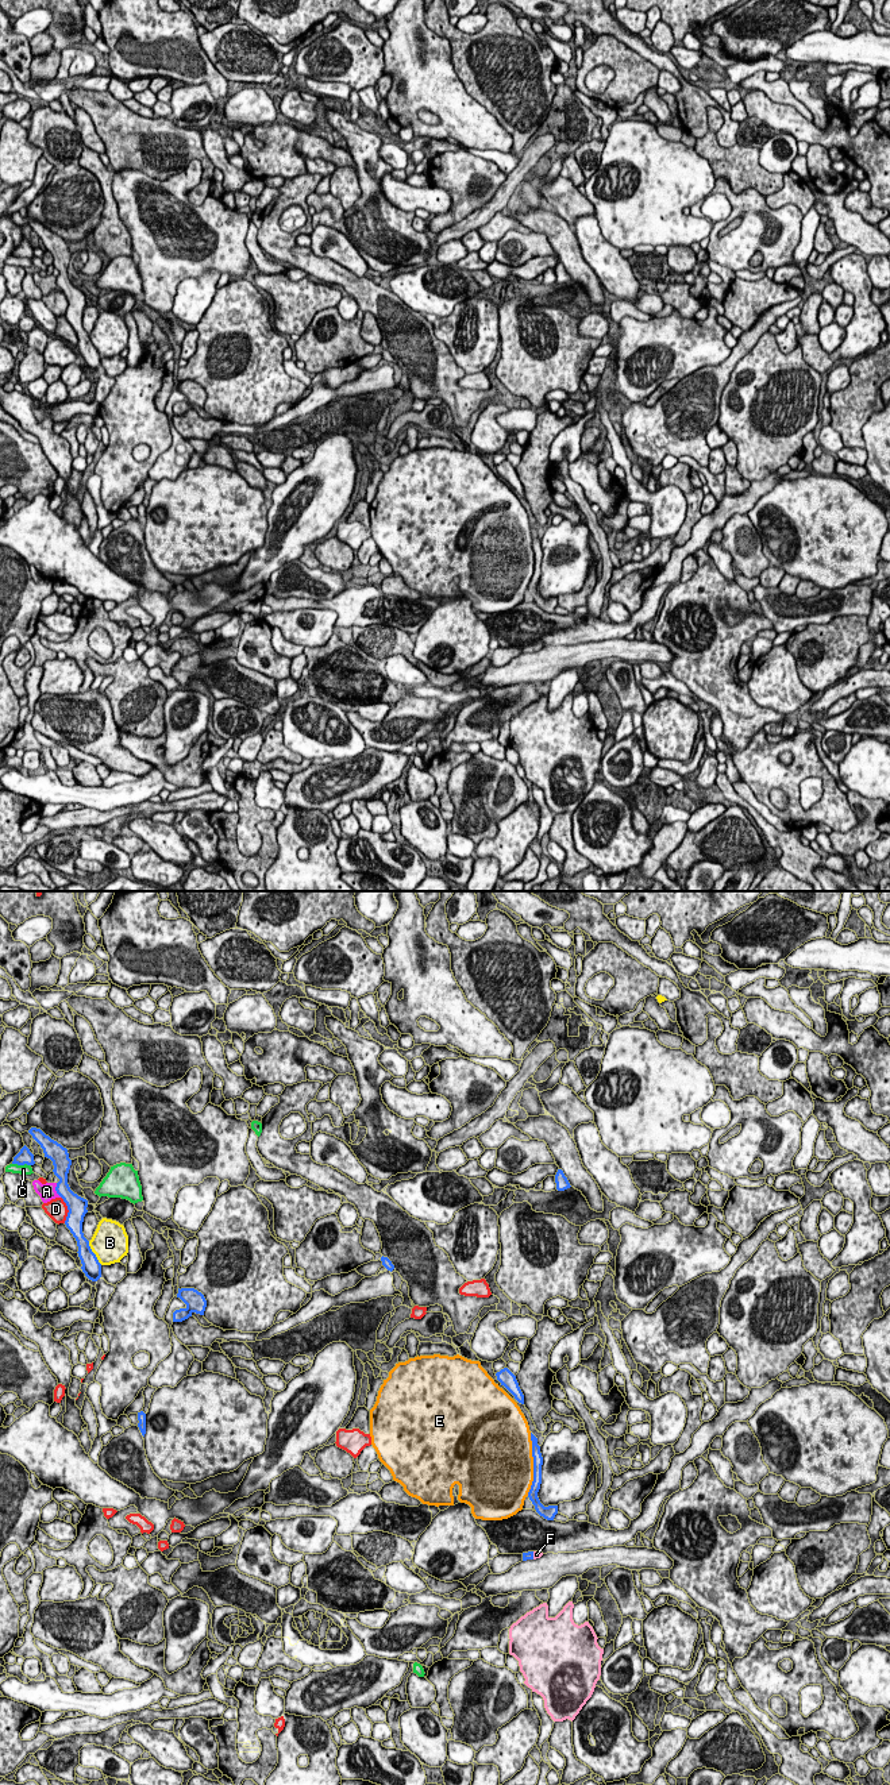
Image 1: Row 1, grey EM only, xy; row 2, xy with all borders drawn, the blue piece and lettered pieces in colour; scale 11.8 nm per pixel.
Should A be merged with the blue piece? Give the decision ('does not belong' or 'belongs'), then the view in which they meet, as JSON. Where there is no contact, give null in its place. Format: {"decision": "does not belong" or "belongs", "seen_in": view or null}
{"decision": "does not belong", "seen_in": "xy"}

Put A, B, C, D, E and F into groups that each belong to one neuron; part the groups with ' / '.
A / B / C / D / E / F

